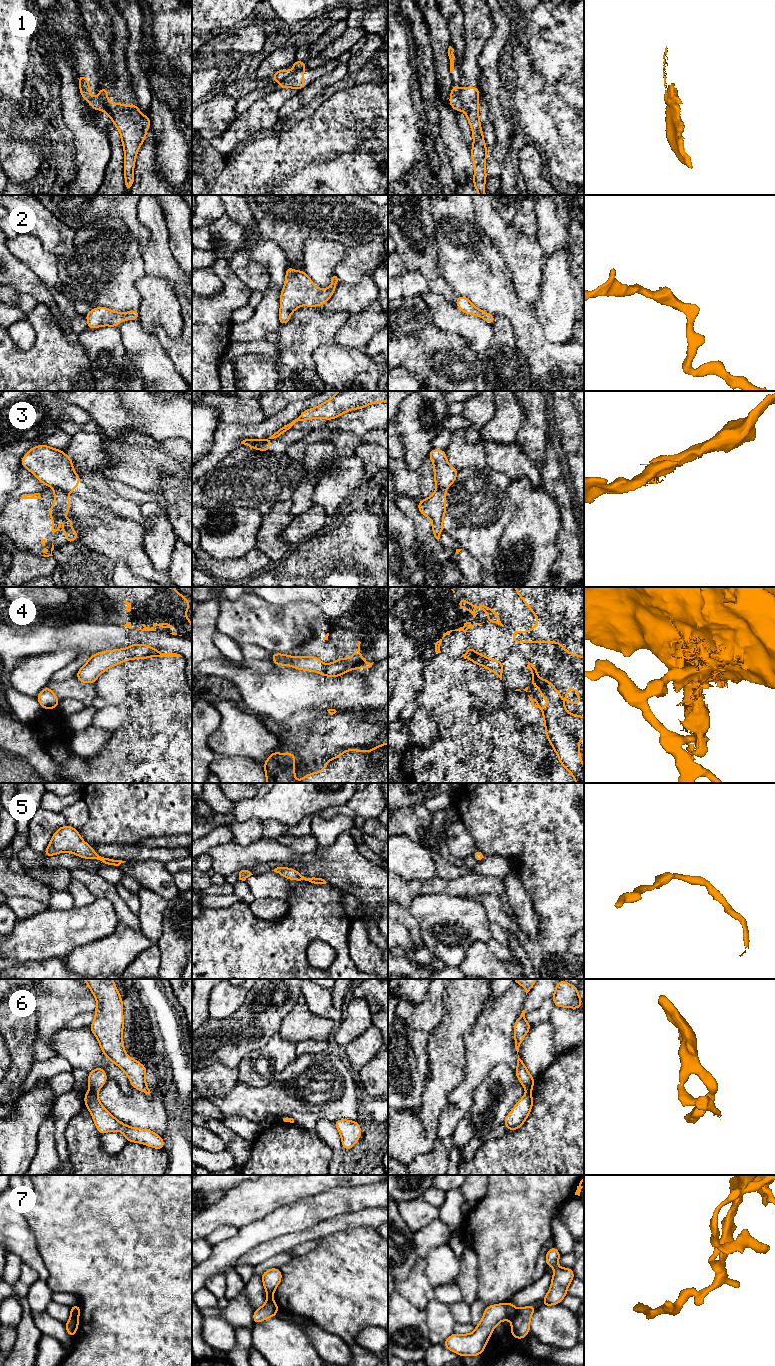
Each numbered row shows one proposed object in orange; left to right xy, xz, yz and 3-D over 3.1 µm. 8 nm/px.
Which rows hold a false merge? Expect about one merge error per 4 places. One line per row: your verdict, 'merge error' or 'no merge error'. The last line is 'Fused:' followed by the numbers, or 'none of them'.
1: merge error
2: no merge error
3: merge error
4: merge error
5: no merge error
6: merge error
7: no merge error
Fused: 1, 3, 4, 6

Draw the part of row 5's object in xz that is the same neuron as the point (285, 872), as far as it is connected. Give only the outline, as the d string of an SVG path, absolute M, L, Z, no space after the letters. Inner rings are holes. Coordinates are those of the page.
M277 867L273 870L274 872L278 873L279 875L289 879L289 880L297 880L297 881L305 881L310 882L312 884L326 884L327 882L318 877L304 877L298 871L292 869L291 867Z

